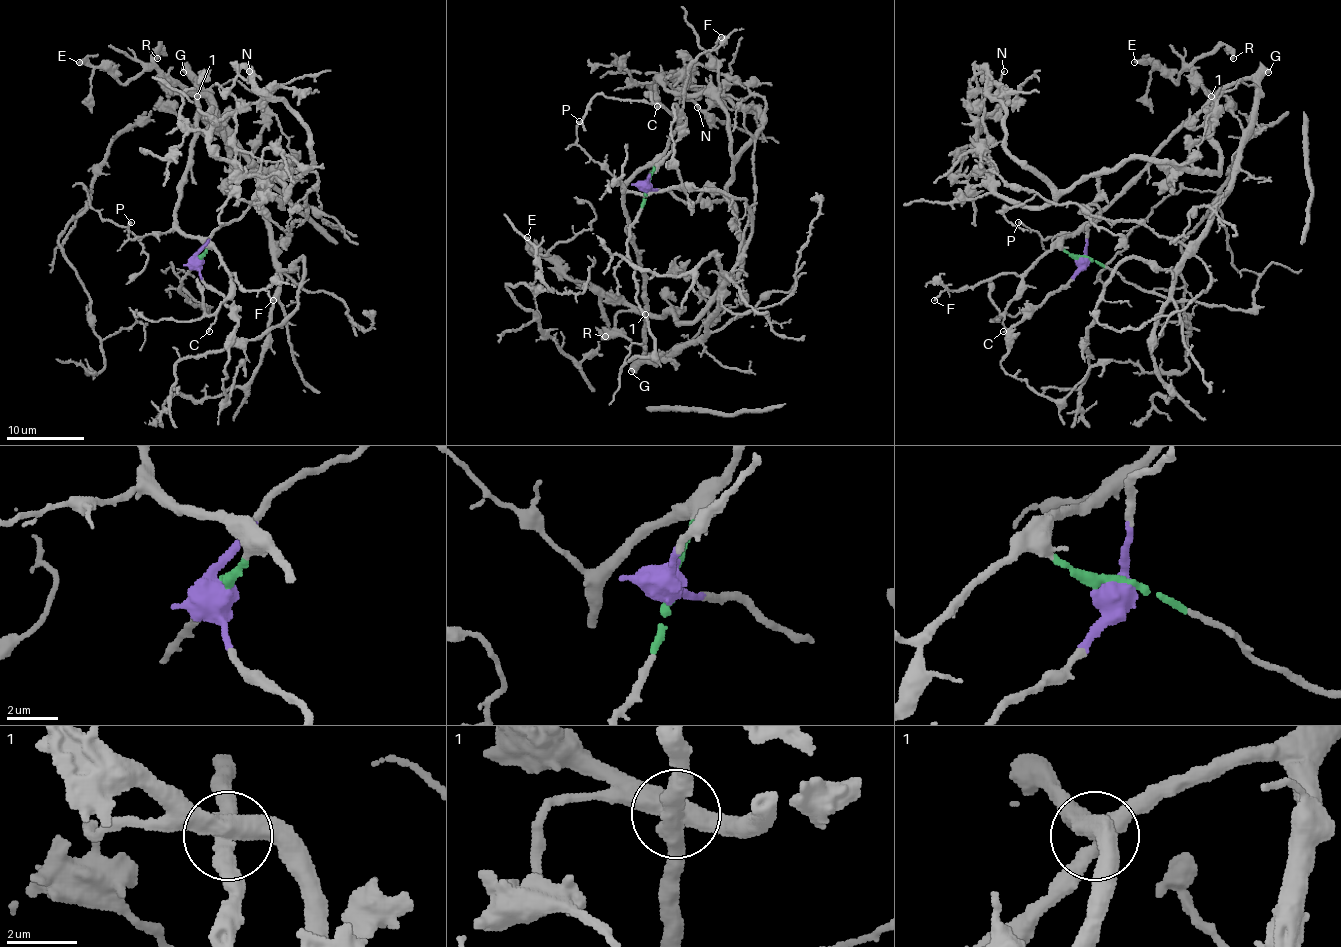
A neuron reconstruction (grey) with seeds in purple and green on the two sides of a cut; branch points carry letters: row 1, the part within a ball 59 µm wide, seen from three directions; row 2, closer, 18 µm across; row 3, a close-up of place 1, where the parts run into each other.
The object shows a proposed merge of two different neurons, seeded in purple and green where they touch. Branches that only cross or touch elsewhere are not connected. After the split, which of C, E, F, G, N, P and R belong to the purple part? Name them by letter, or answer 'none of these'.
E, N, R

